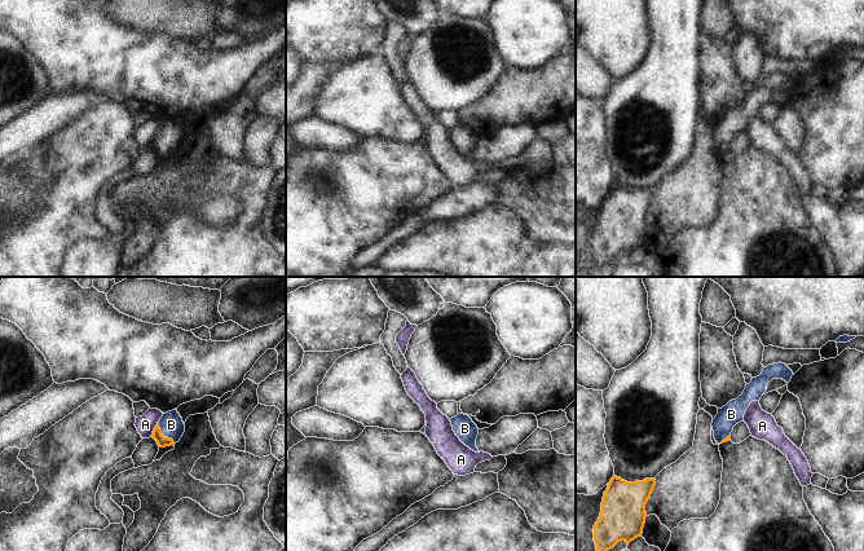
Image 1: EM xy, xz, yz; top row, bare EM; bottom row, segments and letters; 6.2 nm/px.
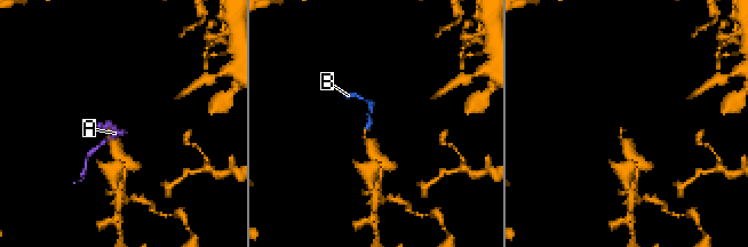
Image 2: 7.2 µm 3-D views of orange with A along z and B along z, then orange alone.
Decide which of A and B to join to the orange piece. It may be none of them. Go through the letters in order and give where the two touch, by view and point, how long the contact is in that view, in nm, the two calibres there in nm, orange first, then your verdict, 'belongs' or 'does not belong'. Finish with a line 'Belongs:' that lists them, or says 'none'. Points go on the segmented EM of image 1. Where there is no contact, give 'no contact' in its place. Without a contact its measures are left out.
A: contact xy (154, 428); length 120 nm; calibres 70 and 120 nm; does not belong
B: contact xy (162, 435); length 170 nm; calibres 70 and 150 nm; belongs
Belongs: B

